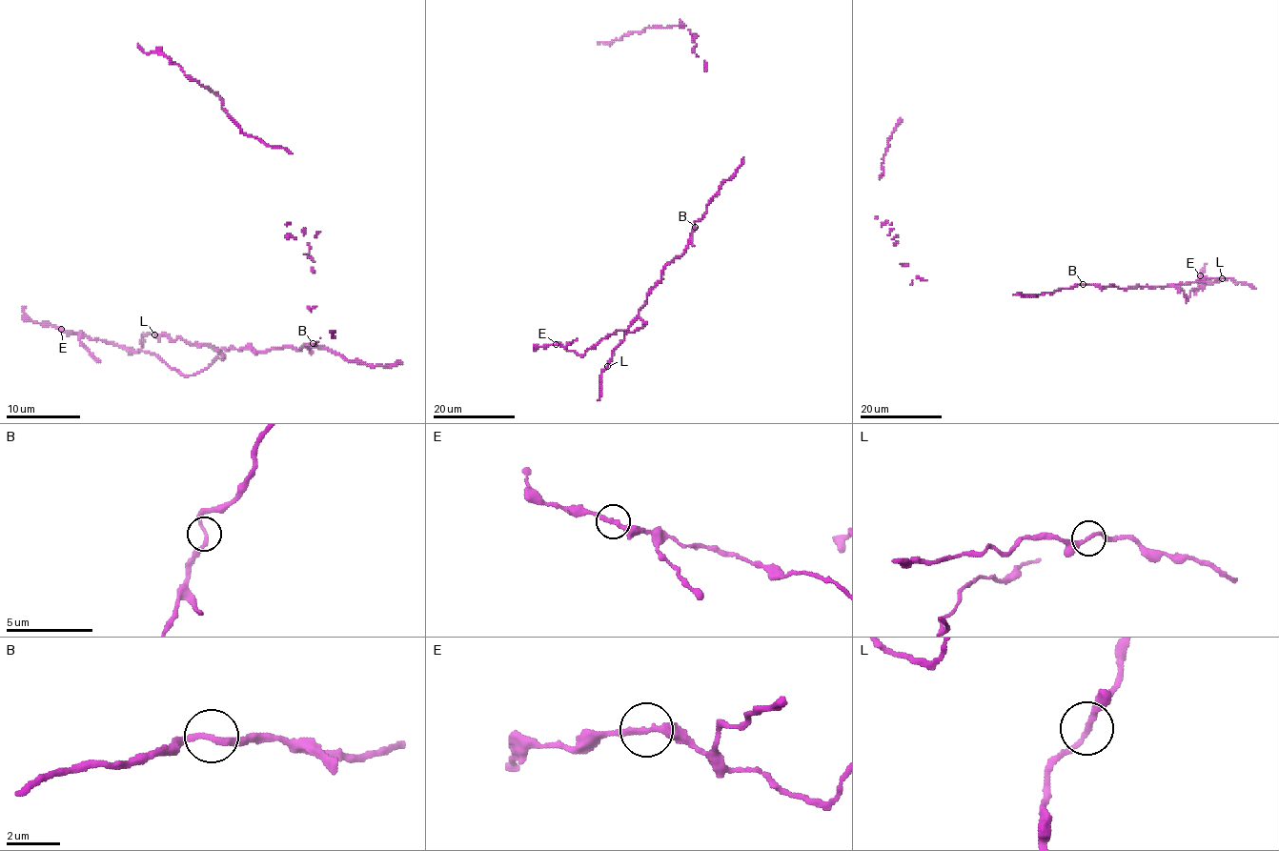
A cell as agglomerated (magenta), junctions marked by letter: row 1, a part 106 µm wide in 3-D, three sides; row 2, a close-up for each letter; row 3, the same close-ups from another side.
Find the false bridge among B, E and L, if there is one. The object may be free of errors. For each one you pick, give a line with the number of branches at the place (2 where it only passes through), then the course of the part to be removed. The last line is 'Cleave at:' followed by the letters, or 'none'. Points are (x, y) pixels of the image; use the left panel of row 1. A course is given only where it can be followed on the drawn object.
Cleave at: none

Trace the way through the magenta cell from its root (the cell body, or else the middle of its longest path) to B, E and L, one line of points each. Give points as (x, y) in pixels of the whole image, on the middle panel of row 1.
B: (738, 167), (722, 183), (707, 206), (706, 213), (694, 224), (695, 227)
E: (738, 167), (694, 224), (685, 252), (666, 265), (639, 311), (641, 328), (617, 331), (583, 355), (556, 344)
L: (738, 167), (722, 183), (706, 213), (694, 224), (685, 252), (666, 265), (661, 279), (651, 290), (607, 366)

